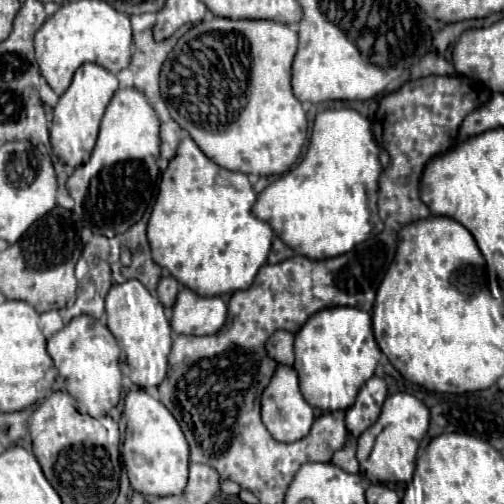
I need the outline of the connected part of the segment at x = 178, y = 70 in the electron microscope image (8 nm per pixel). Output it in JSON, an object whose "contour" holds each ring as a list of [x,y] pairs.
{"contour":[[[214,17],[186,31],[160,71],[162,99],[170,107],[172,119],[188,131],[198,147],[220,167],[246,175],[286,173],[304,145],[308,123],[300,101],[292,95],[290,75],[298,49],[298,35],[288,25],[270,19],[224,19]]]}

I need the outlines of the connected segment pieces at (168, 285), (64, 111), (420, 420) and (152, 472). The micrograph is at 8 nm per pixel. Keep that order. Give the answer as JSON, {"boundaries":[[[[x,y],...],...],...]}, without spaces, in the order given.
{"boundaries":[[[[164,275],[158,283],[158,299],[162,301],[164,307],[172,307],[174,301],[176,301],[176,295],[178,295],[178,289],[180,289],[180,283],[172,277],[172,275]]],[[[84,63],[76,71],[72,85],[66,89],[66,93],[60,97],[58,105],[54,107],[54,119],[52,119],[52,127],[50,127],[52,151],[56,151],[56,155],[62,163],[66,163],[70,167],[80,167],[90,159],[92,149],[98,139],[102,115],[116,89],[118,89],[116,75],[96,63]]],[[[408,393],[388,395],[382,407],[378,421],[358,437],[358,461],[360,473],[370,481],[384,481],[384,483],[408,483],[414,475],[416,465],[416,451],[418,445],[428,431],[430,413],[428,407]]],[[[132,389],[124,397],[126,435],[122,461],[134,491],[142,495],[180,495],[188,481],[188,443],[172,413],[144,389]]]]}

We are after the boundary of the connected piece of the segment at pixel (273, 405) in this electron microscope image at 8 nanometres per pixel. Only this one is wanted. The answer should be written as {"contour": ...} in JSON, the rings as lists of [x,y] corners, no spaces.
{"contour":[[[278,365],[270,385],[266,387],[266,391],[262,395],[262,421],[264,421],[266,429],[270,431],[270,435],[282,443],[294,443],[310,433],[310,427],[314,423],[314,409],[304,401],[300,389],[298,389],[296,371],[292,367]]]}

